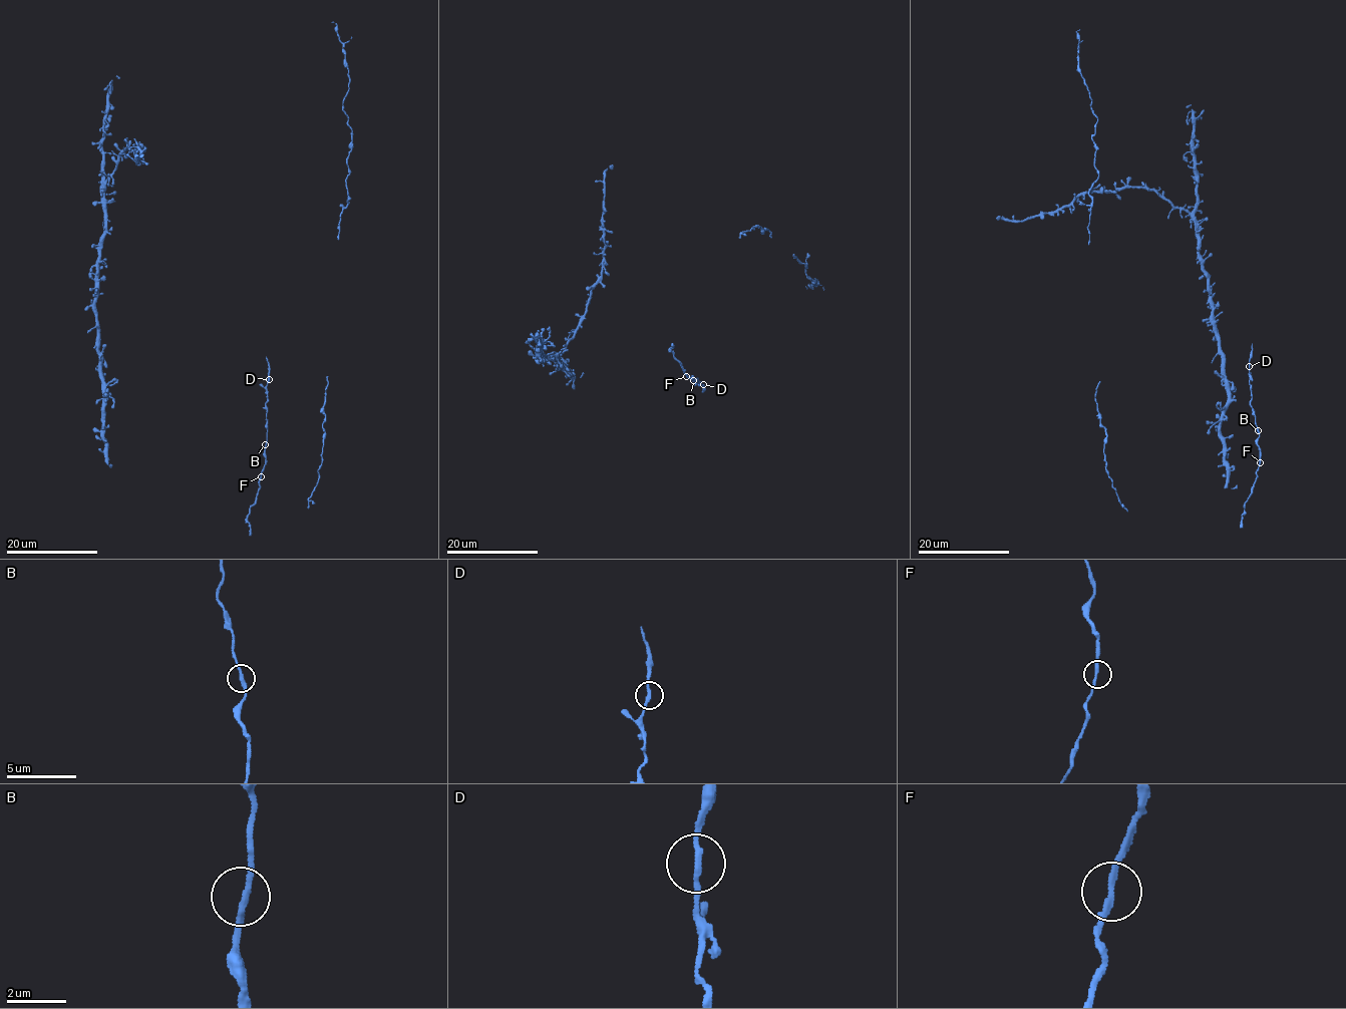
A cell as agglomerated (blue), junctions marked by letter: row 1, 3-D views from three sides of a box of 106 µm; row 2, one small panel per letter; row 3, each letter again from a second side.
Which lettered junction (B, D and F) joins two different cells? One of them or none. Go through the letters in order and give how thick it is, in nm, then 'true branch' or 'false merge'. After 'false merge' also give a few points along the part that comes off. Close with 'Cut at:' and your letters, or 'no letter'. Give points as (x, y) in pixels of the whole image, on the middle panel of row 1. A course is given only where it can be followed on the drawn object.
B: 200 nm thick; true branch
D: 200 nm thick; true branch
F: 200 nm thick; true branch
Cut at: no letter

